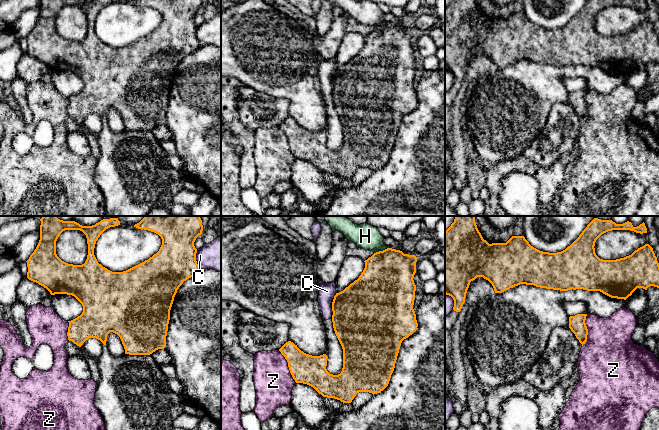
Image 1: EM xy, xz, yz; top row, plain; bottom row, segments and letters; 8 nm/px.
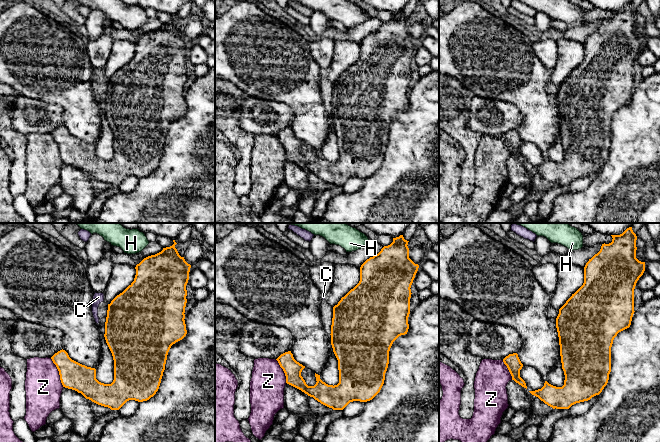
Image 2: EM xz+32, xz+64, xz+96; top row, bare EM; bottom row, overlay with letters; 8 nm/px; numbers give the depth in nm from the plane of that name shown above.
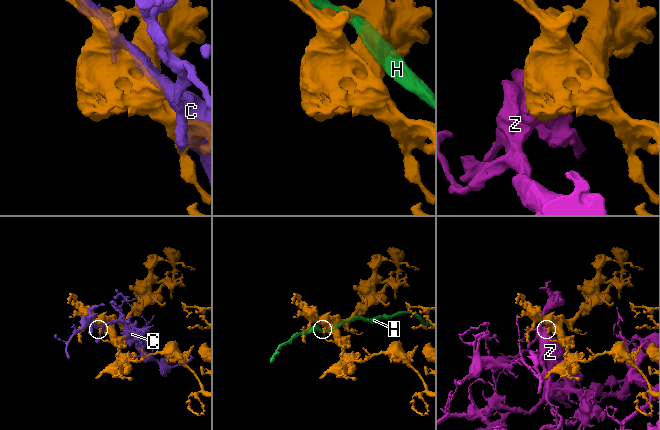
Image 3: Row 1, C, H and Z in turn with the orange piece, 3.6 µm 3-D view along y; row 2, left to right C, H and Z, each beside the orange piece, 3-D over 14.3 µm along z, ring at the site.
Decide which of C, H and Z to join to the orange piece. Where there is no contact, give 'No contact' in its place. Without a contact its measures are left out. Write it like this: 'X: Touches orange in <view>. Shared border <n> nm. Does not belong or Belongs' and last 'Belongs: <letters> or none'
C: Touches orange in xy. Shared border 160 nm. Does not belong
H: Touches orange in xz. Shared border 120 nm. Does not belong
Z: Touches orange in xz. Shared border 300 nm. Belongs
Belongs: Z

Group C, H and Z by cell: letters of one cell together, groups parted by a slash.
C / H / Z

